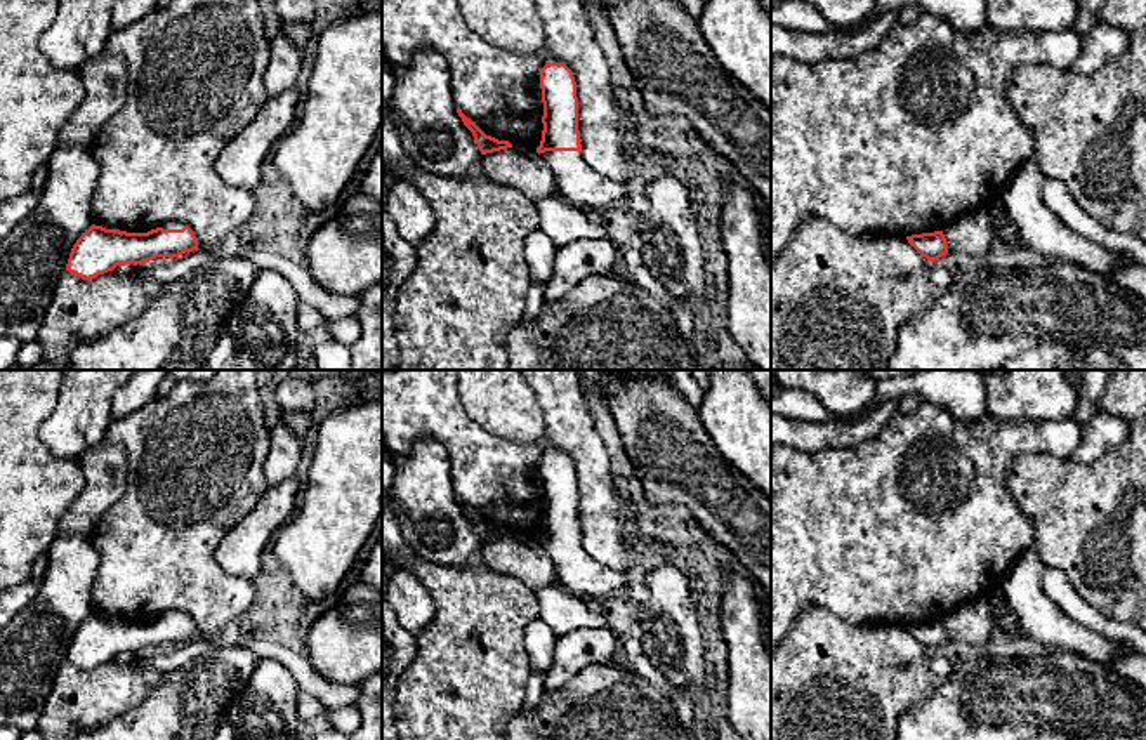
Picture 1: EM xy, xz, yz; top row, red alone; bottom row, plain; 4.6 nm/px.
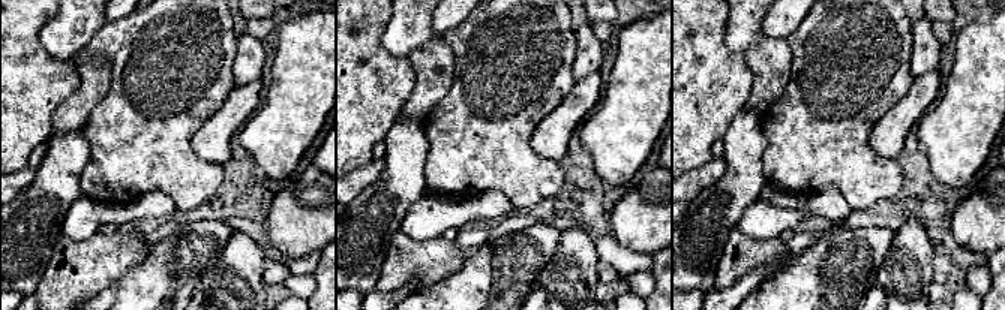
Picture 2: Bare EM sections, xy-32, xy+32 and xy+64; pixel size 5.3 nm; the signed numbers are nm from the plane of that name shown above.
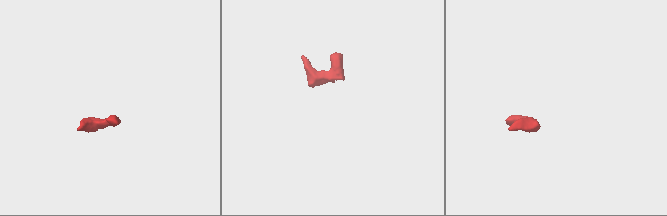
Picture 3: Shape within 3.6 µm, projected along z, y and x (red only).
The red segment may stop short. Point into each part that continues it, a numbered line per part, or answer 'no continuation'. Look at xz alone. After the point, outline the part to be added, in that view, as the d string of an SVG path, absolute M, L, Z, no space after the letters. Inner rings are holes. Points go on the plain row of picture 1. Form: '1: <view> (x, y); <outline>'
1: xz (577, 572); M578 540L540 542L550 556L557 582L573 596L609 598L625 591L625 575L594 561Z

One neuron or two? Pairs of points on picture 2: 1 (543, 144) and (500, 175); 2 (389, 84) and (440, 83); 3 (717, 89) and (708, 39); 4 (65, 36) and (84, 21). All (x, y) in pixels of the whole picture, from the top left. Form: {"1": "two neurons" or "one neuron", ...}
{"1": "two neurons", "2": "two neurons", "3": "one neuron", "4": "one neuron"}

